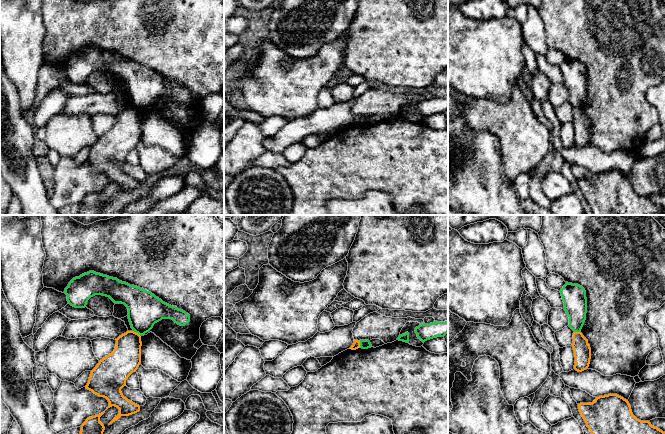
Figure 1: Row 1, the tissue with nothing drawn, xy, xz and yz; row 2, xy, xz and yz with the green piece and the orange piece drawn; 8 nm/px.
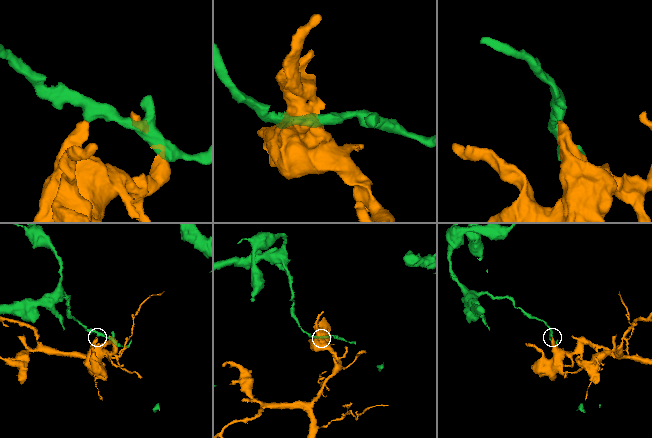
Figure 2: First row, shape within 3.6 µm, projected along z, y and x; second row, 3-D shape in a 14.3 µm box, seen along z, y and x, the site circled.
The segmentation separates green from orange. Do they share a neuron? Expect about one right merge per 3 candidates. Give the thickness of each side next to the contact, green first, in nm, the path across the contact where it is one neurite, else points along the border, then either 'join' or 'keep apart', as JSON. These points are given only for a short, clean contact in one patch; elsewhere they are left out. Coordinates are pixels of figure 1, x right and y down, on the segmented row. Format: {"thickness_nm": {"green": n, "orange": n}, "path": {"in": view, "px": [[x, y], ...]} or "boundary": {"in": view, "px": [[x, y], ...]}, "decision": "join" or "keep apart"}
{"thickness_nm": {"green": 80, "orange": 60}, "boundary": {"in": "xz", "px": [[359, 341], [360, 347]]}, "decision": "keep apart"}

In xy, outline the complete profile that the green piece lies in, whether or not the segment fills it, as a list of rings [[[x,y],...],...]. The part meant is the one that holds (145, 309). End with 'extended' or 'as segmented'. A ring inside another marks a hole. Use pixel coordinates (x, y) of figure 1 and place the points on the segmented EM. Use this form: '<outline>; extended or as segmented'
[[[89,271],[73,278],[65,288],[64,293],[67,295],[68,303],[75,308],[85,308],[88,300],[95,295],[109,297],[115,304],[124,304],[128,309],[128,319],[131,328],[140,336],[149,332],[154,324],[162,319],[172,319],[180,326],[185,326],[190,322],[188,313],[178,309],[176,306],[163,302],[151,292],[94,271]]]; as segmented

